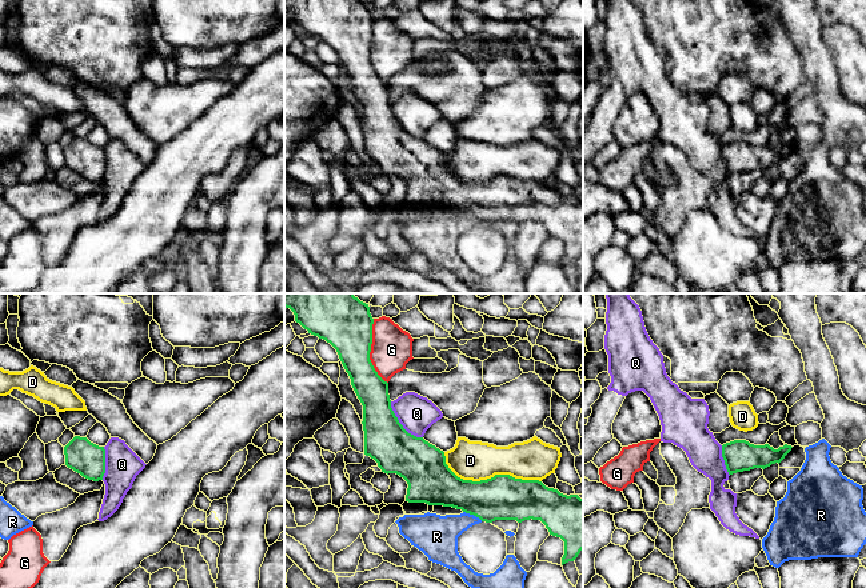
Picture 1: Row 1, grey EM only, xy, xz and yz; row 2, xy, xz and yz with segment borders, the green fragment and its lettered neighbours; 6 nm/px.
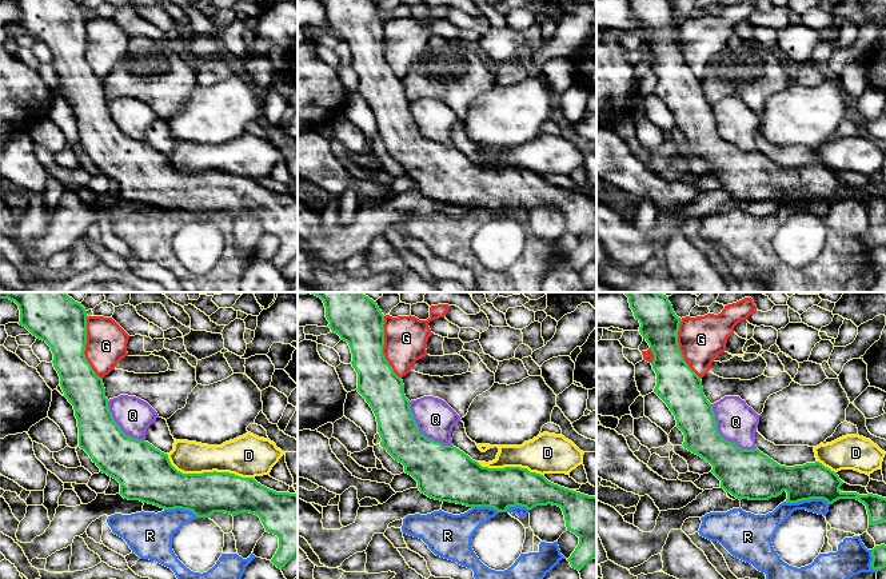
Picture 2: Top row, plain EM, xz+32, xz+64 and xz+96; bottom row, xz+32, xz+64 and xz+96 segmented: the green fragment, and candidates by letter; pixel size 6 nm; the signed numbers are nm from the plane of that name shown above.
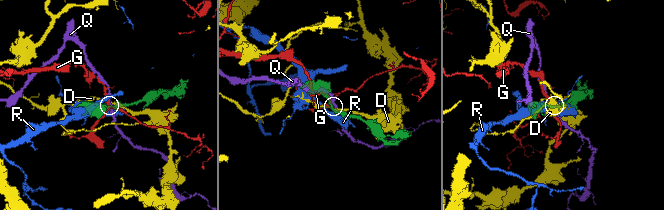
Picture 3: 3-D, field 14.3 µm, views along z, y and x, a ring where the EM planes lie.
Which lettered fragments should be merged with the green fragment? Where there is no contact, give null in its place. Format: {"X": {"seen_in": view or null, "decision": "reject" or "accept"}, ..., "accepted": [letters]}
{"D": {"seen_in": "xz", "decision": "reject"}, "G": {"seen_in": "xz", "decision": "reject"}, "Q": {"seen_in": "xz", "decision": "reject"}, "R": {"seen_in": "xz", "decision": "reject"}, "accepted": []}

